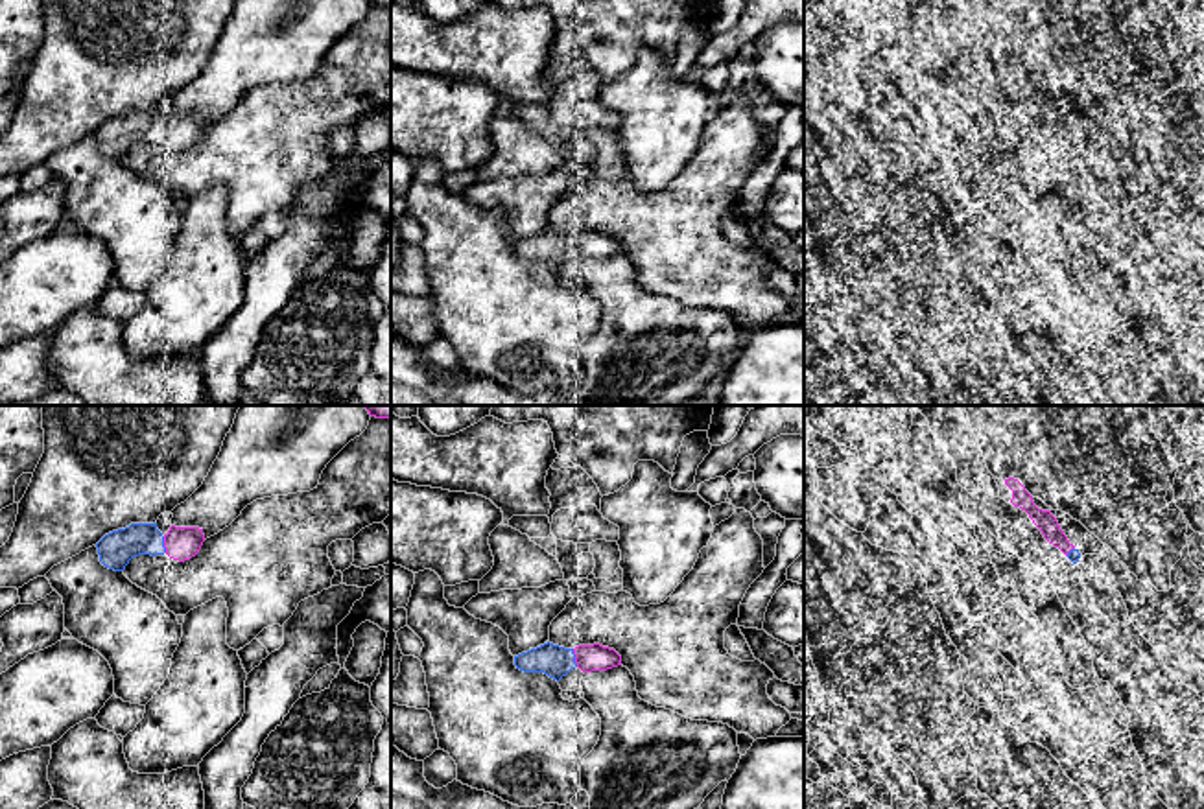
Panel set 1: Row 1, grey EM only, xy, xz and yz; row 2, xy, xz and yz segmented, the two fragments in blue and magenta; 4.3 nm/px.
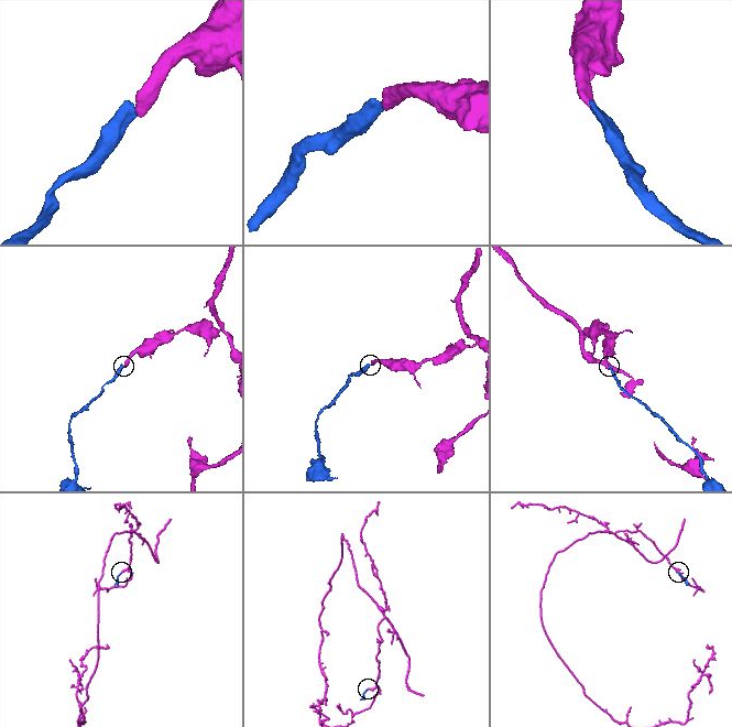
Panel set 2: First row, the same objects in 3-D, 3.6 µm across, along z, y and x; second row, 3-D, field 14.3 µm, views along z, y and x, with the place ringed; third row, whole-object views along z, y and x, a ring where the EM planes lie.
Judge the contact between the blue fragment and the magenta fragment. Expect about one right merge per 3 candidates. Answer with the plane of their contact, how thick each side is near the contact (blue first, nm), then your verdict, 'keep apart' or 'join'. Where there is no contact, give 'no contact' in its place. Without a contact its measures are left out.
meets blue in xz; 140 nm thick on the blue side, 120 nm on the other; join

